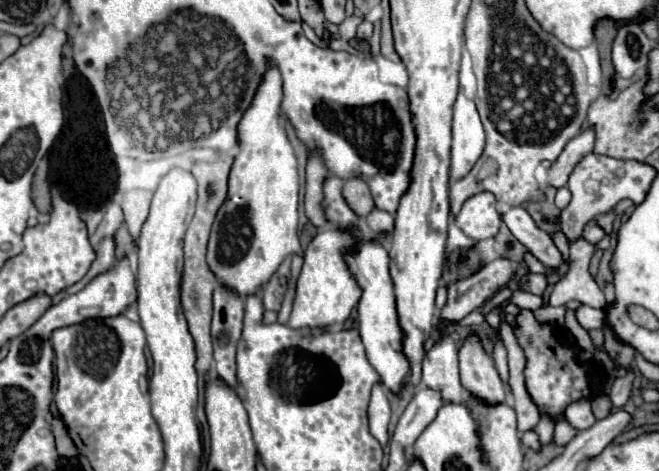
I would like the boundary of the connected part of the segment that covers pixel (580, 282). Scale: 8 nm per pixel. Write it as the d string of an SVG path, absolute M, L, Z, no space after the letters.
M580 239L570 247L570 267L566 275L552 285L548 295L550 307L560 307L572 299L580 299L584 305L604 309L606 303L614 301L614 285L608 283L602 293L602 289L596 285L596 281L588 273L588 263L594 251L596 251L596 245L588 243L586 239Z

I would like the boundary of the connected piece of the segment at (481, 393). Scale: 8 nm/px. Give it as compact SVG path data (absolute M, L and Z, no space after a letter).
M468 337L460 347L460 381L468 395L484 405L500 405L506 401L492 357L482 349L482 345L476 345L472 337Z

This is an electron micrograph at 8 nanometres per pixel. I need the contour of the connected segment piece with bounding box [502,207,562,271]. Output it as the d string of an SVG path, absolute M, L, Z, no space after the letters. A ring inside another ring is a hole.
M510 207L502 213L502 221L510 229L510 233L526 247L530 253L542 261L548 269L560 269L562 265L562 253L554 245L554 241L536 227L534 219L522 209L522 207Z

